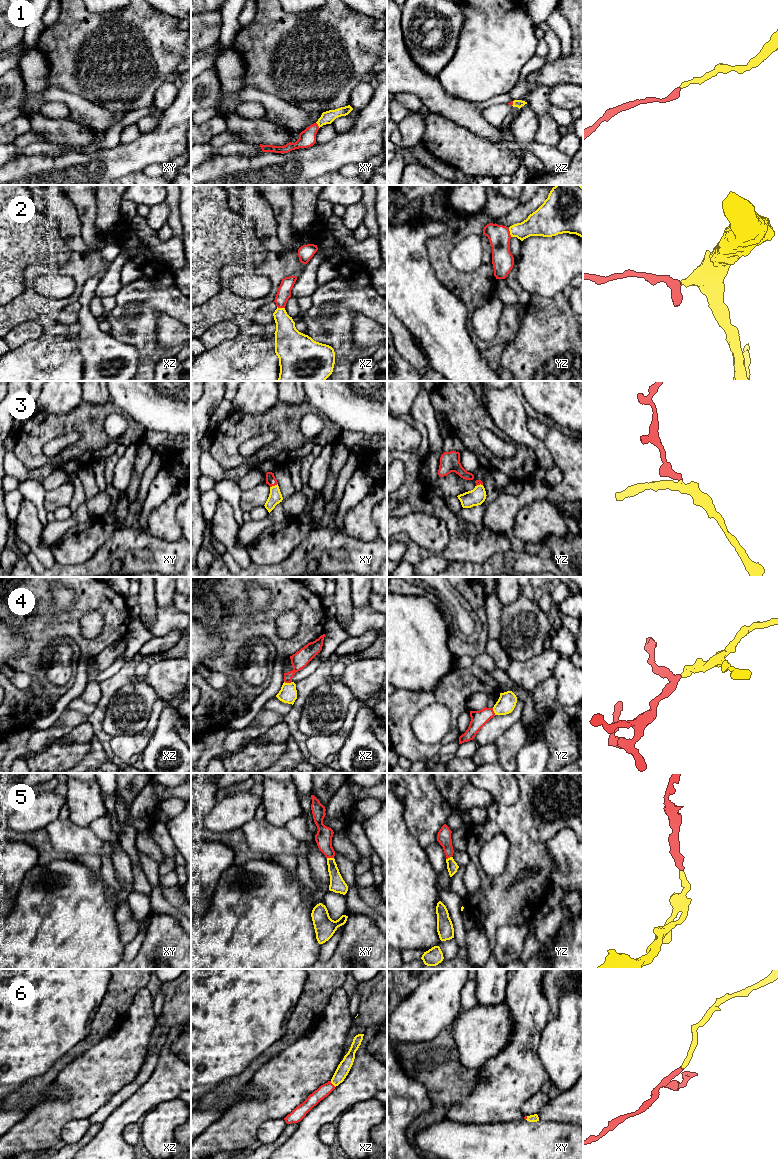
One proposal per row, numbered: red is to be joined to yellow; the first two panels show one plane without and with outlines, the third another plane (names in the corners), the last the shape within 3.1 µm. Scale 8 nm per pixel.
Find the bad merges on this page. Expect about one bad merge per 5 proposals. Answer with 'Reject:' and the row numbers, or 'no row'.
Reject: no row

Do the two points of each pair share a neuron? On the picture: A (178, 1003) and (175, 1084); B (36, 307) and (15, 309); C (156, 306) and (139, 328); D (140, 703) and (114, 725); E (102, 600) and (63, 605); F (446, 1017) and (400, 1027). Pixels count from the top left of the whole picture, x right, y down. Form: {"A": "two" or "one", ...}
{"A": "two", "B": "one", "C": "one", "D": "one", "E": "two", "F": "one"}

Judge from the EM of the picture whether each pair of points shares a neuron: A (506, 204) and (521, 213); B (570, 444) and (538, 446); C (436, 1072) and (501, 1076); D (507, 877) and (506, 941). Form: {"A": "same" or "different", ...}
{"A": "different", "B": "different", "C": "different", "D": "different"}

